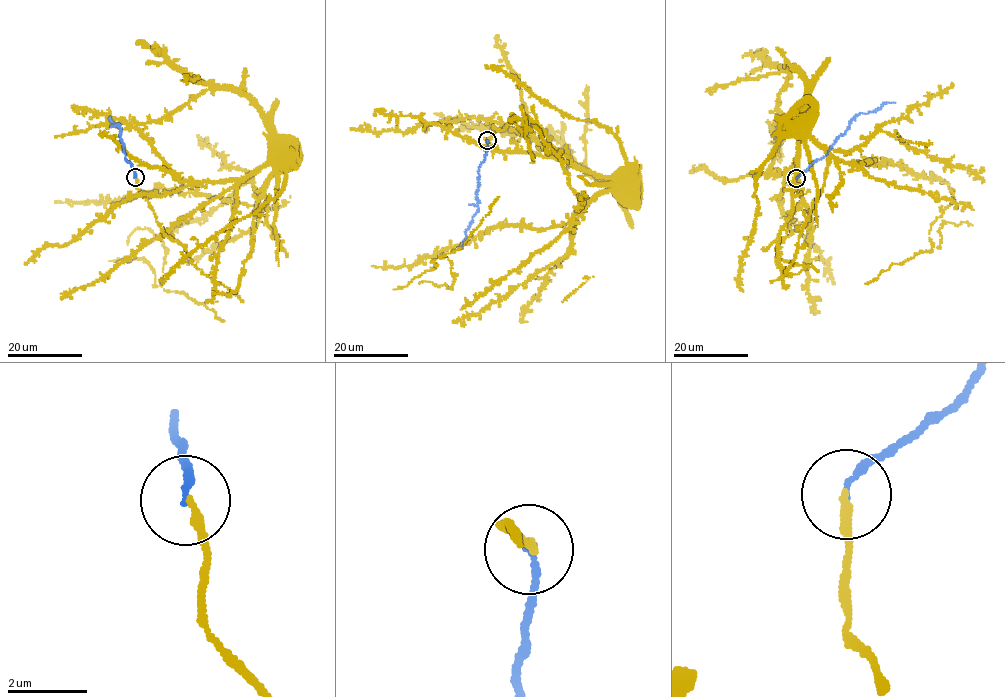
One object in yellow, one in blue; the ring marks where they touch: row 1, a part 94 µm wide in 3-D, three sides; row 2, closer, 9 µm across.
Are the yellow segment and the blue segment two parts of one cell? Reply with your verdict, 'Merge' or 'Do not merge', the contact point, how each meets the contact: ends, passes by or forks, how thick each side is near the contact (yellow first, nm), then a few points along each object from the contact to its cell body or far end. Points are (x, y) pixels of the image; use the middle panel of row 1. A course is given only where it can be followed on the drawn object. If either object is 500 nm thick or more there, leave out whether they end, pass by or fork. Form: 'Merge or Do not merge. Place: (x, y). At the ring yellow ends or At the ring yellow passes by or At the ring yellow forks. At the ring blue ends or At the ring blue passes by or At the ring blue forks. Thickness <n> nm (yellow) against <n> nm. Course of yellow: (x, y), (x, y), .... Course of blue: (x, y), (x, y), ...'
Merge. Place: (487, 140). At the ring yellow ends. At the ring blue ends. Thickness 190 nm (yellow) against 170 nm. Course of yellow: (487, 140), (493, 126), (505, 129), (512, 112), (528, 146), (525, 119), (574, 165), (636, 180), (629, 181). Course of blue: (487, 140), (485, 158), (478, 172), (476, 195), (479, 208), (462, 245)

